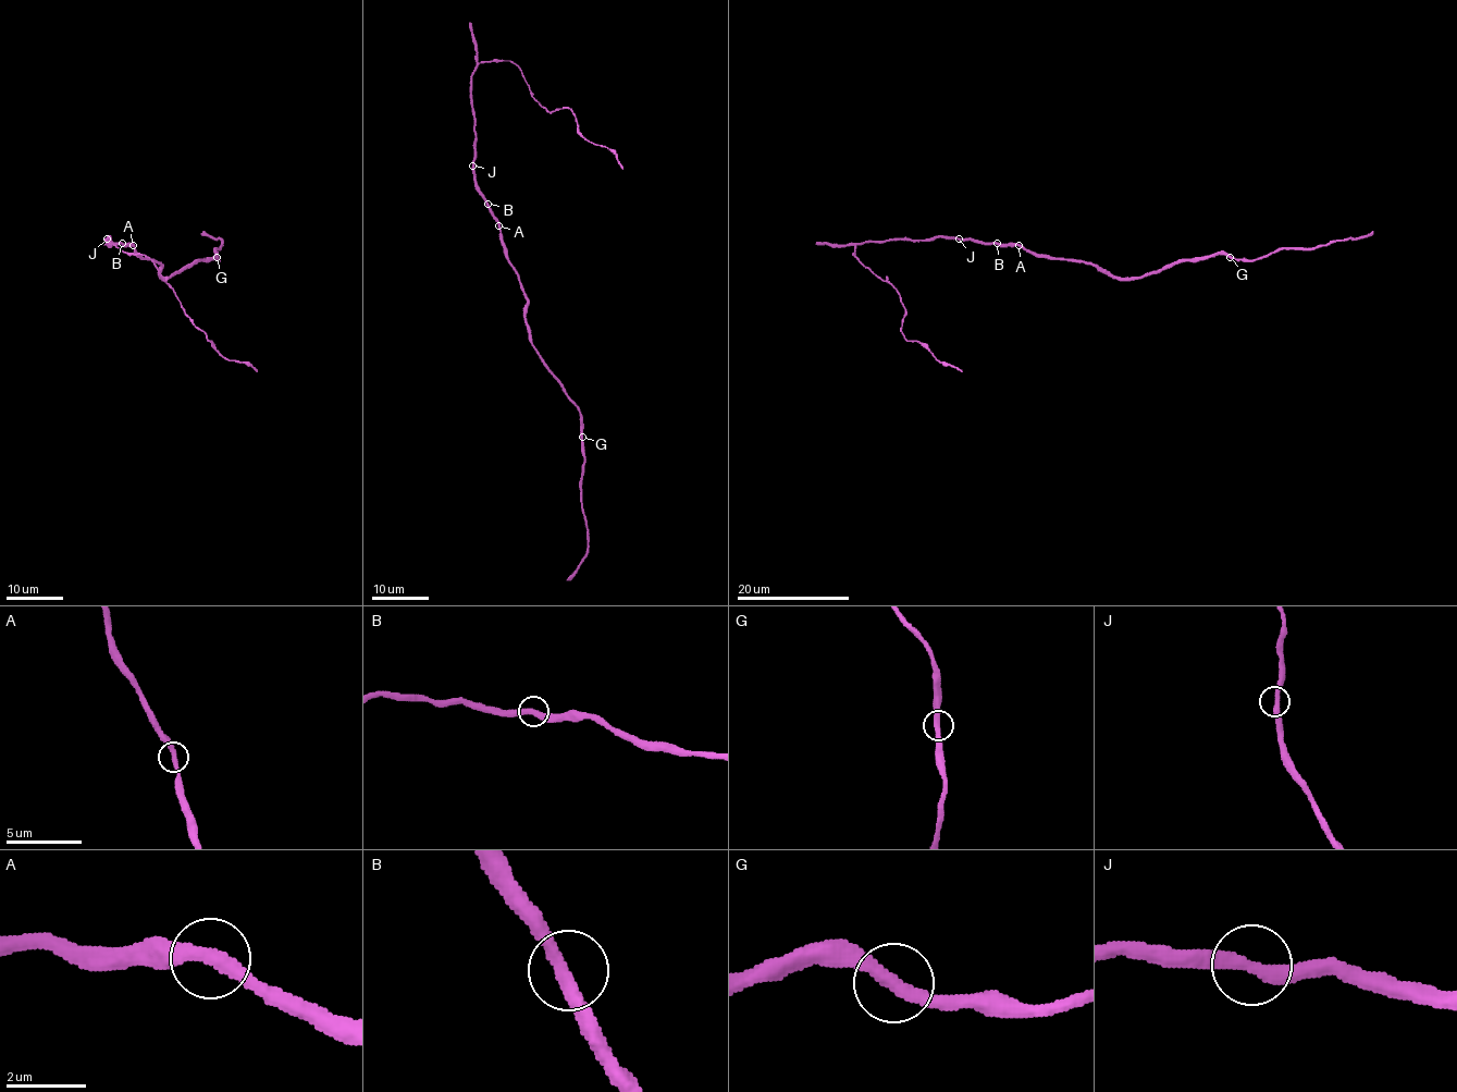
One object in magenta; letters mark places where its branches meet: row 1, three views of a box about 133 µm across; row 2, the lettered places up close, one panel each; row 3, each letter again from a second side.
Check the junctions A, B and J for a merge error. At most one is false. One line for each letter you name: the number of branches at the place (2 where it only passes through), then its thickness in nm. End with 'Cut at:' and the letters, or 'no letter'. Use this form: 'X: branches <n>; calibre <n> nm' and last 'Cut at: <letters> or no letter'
A: branches 2; calibre 360 nm
Cut at: A

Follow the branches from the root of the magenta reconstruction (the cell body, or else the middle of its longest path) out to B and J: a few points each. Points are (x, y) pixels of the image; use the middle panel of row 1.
B: (496, 217), (488, 204)
J: (496, 217), (477, 183), (472, 166)

